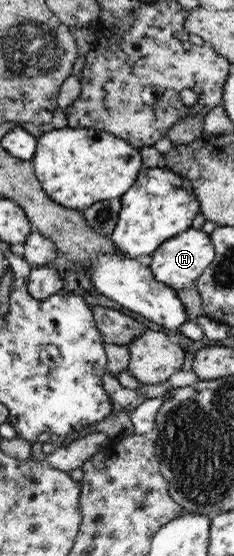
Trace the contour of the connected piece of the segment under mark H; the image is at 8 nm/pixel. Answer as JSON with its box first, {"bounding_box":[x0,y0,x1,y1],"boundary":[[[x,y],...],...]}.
{"bounding_box":[150,228,215,291],"boundary":[[[191,228],[167,239],[151,257],[150,267],[156,281],[177,291],[194,285],[210,262],[214,261],[215,248],[208,234],[202,229]]]}

